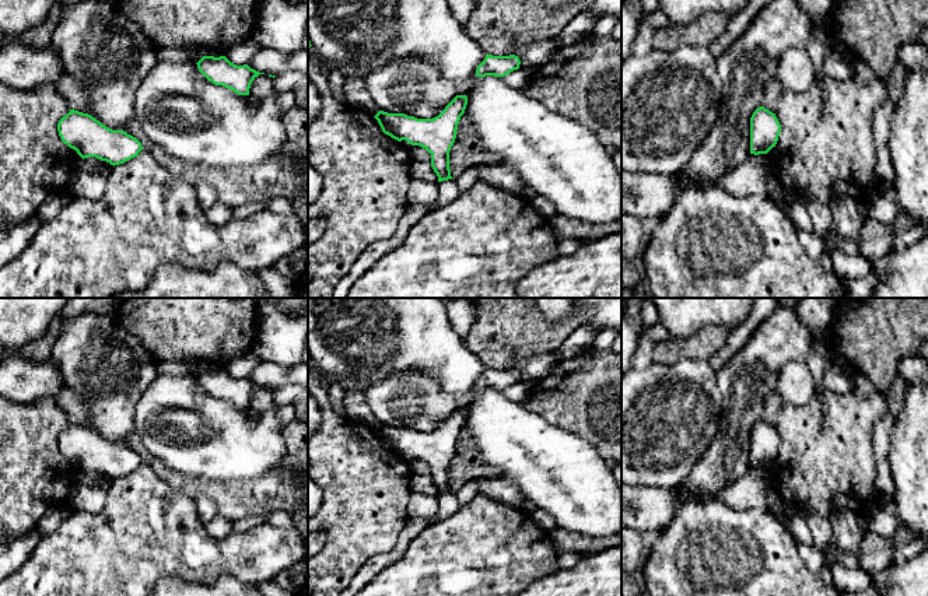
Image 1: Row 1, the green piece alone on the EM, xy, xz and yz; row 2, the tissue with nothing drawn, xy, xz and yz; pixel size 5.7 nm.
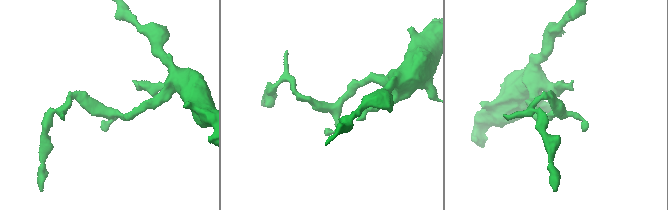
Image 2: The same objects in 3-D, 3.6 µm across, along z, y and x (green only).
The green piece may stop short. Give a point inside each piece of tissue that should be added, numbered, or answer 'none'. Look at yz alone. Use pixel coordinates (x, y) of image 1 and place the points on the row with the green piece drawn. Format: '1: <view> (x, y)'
none

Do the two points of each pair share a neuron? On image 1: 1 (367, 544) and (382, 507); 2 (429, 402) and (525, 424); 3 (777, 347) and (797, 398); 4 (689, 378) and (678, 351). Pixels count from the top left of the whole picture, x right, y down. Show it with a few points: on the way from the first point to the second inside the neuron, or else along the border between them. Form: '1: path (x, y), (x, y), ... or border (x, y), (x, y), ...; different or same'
1: path (367, 535), (367, 525), (375, 516); same
2: border (437, 381), (445, 392), (457, 399), (458, 407); different
3: border (804, 360), (790, 360), (781, 368), (773, 391); different
4: border (706, 360), (680, 358), (673, 363), (654, 364); different

